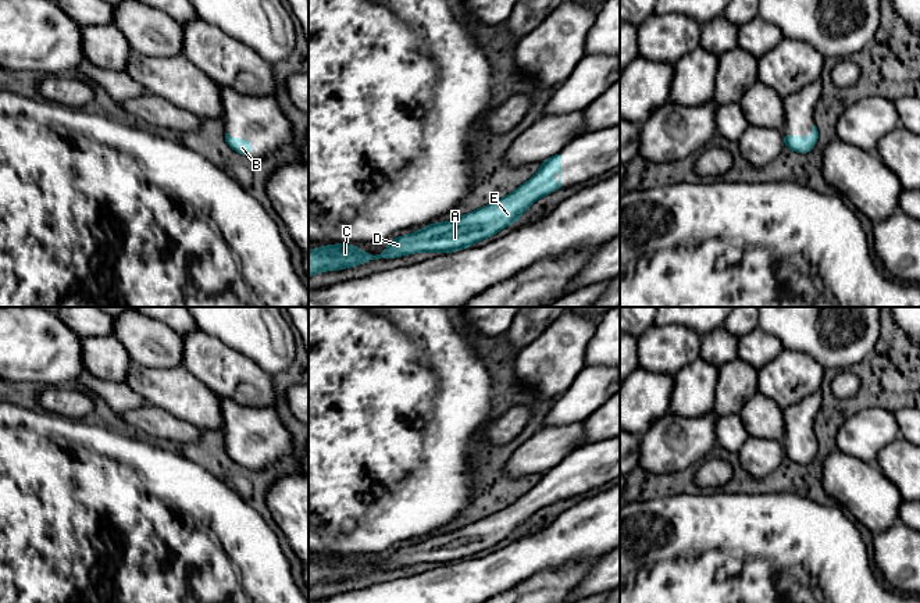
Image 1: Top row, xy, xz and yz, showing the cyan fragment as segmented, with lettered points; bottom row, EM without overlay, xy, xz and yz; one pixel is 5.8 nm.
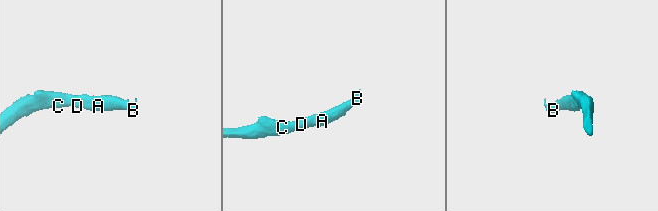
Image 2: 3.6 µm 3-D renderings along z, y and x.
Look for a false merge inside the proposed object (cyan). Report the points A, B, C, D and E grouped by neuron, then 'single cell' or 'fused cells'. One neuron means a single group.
groups A B C D E; single cell

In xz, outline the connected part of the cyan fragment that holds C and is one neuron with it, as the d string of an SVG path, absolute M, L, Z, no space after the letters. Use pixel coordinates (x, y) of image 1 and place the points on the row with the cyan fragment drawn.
M560 150L541 163L538 172L510 195L453 221L434 222L407 236L395 236L391 246L377 256L360 251L357 245L342 243L309 250L309 276L378 258L395 258L420 251L441 254L471 247L504 226L516 224L534 201L560 189L561 160L563 151Z

